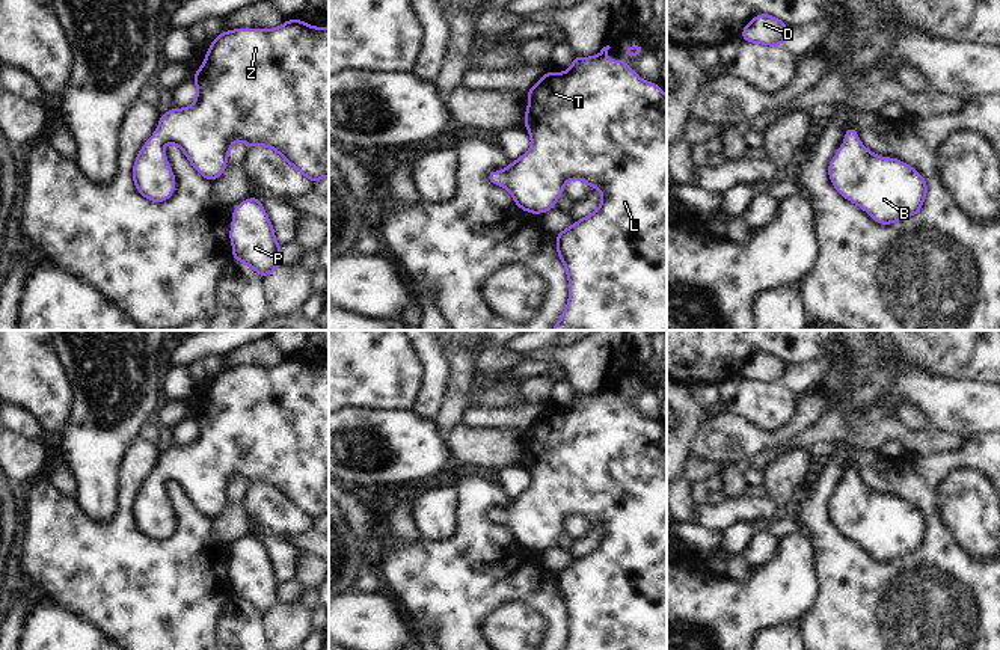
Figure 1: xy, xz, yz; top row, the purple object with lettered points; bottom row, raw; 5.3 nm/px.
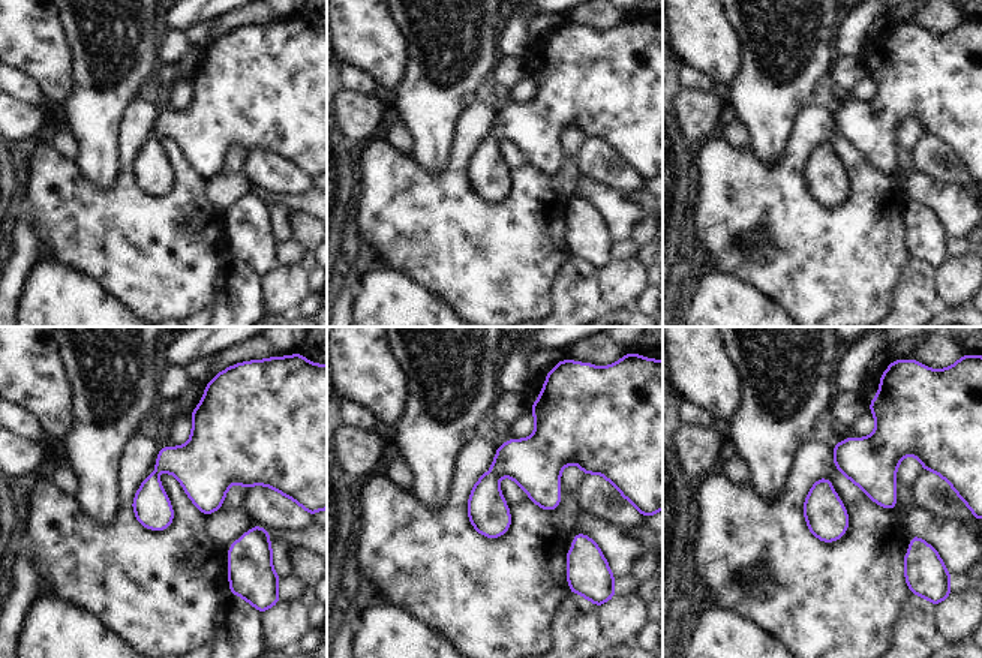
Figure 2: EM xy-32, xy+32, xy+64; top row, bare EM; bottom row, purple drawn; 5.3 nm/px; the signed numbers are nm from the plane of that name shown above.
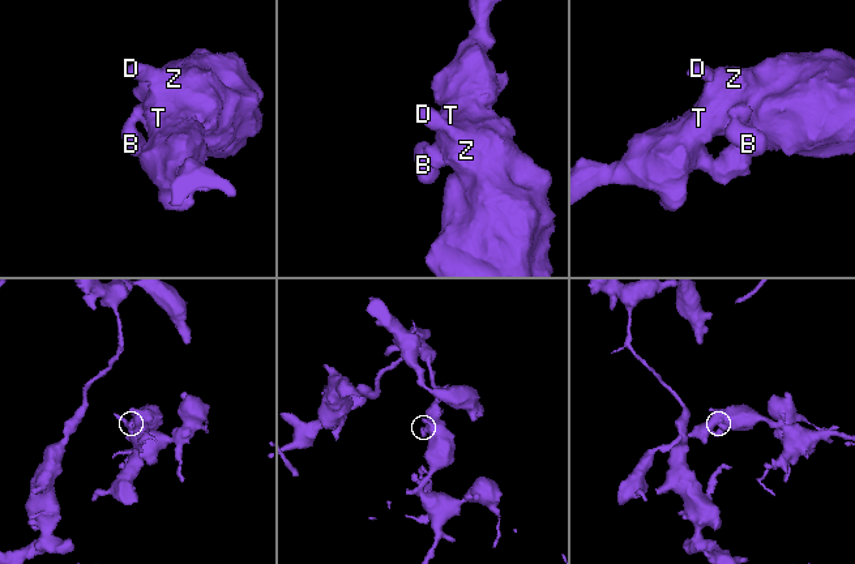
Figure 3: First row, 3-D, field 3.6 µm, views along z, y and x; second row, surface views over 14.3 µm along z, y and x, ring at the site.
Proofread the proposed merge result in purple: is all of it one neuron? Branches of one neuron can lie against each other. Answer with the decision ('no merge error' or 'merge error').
no merge error

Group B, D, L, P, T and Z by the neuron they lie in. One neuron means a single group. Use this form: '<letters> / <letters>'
B D L P T Z

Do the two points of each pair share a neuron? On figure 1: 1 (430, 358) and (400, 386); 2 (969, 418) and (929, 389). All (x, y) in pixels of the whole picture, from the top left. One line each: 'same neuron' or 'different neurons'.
1: different neurons
2: same neuron

